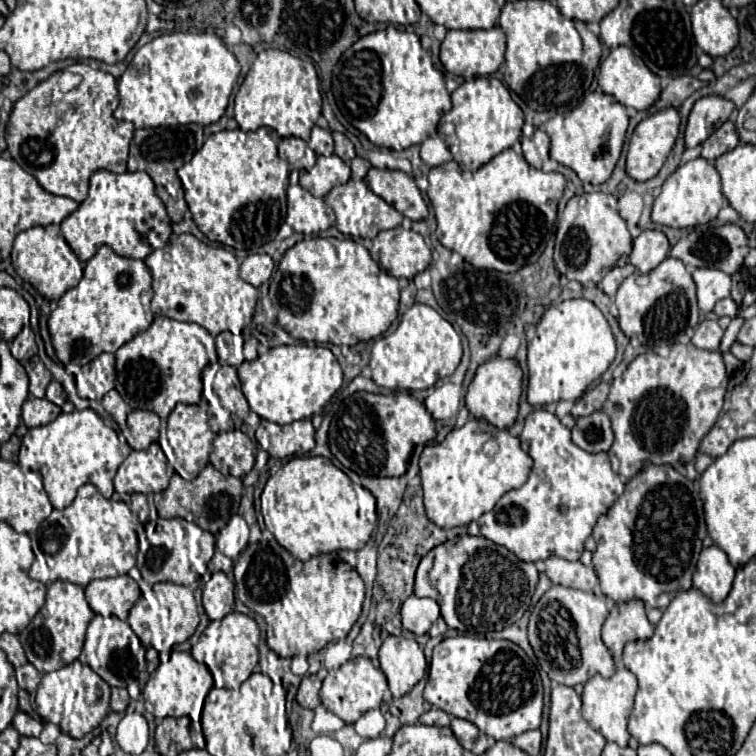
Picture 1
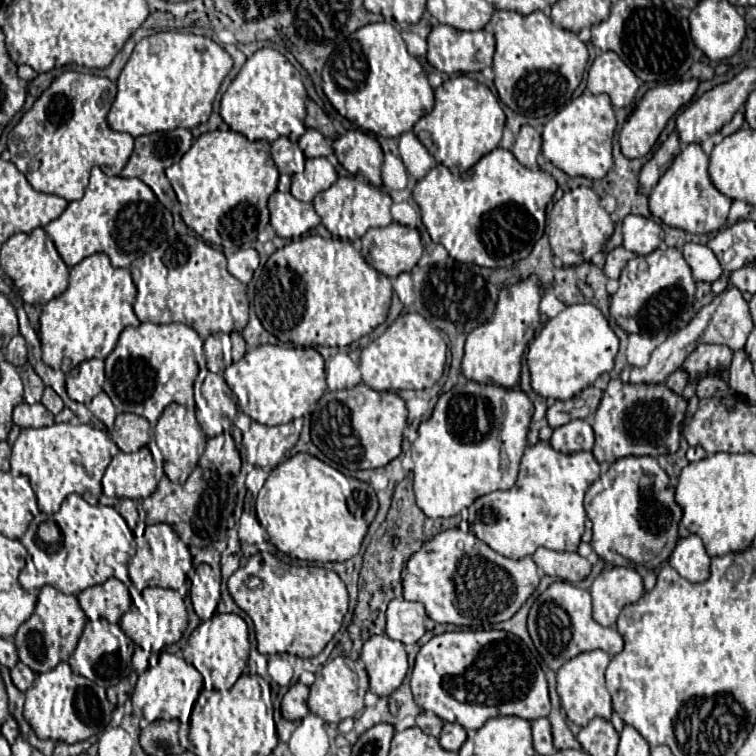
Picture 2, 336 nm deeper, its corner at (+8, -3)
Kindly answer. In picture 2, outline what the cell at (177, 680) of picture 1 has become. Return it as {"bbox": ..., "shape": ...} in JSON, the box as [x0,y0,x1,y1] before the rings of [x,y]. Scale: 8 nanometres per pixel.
{"bbox":[132,651,202,748],"shape":[[[162,651],[159,655],[158,665],[146,669],[138,677],[136,689],[132,693],[132,705],[134,705],[134,709],[142,711],[142,717],[146,721],[156,721],[156,719],[172,719],[164,721],[174,721],[176,719],[176,723],[178,723],[176,735],[184,748],[188,746],[188,740],[183,736],[189,738],[190,711],[194,709],[194,701],[200,695],[200,689],[202,689],[202,675],[196,671],[196,667],[186,663],[180,655],[172,655],[172,653]]]}

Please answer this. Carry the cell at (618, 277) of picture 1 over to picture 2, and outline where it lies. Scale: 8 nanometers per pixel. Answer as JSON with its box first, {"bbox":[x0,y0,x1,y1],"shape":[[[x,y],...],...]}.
{"bbox":[604,247,634,279],"shape":[[[616,247],[606,255],[606,265],[604,265],[604,273],[610,279],[618,279],[620,271],[624,269],[624,265],[634,257],[632,251],[624,249],[624,247]]]}

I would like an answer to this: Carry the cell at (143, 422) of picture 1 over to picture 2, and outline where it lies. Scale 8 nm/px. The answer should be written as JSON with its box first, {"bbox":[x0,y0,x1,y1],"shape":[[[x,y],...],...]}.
{"bbox":[112,413,150,453],"shape":[[[120,413],[116,417],[116,427],[112,431],[112,441],[124,453],[138,451],[140,447],[150,443],[150,423],[140,415]]]}

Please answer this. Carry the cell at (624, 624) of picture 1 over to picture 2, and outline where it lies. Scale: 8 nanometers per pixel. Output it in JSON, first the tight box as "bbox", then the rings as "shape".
{"bbox":[592,567,644,627],"shape":[[[606,567],[592,583],[594,619],[604,627],[616,625],[620,607],[634,603],[644,593],[642,577],[634,567]]]}

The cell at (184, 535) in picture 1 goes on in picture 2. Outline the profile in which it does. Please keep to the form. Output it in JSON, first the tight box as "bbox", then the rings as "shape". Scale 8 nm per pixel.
{"bbox":[128,523,192,591],"shape":[[[166,523],[148,525],[142,533],[142,537],[136,539],[136,555],[128,563],[130,581],[138,591],[146,587],[170,587],[178,589],[186,583],[186,573],[192,569],[192,555],[188,547],[180,541],[180,537],[174,533],[174,529]]]}

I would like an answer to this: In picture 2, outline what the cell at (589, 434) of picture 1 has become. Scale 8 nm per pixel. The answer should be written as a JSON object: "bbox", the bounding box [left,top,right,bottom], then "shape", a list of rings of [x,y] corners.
{"bbox":[550,419,594,453],"shape":[[[574,419],[558,429],[554,429],[550,437],[550,445],[560,453],[578,453],[578,451],[592,451],[594,445],[594,431],[588,421]]]}

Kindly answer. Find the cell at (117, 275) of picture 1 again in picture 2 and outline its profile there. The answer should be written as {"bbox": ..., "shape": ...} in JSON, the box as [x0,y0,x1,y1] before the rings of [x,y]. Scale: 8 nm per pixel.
{"bbox":[40,253,138,371],"shape":[[[94,253],[70,269],[68,289],[52,299],[40,315],[42,361],[52,369],[70,371],[84,359],[106,359],[124,327],[138,327],[132,311],[136,285],[128,269],[114,269],[104,253]]]}

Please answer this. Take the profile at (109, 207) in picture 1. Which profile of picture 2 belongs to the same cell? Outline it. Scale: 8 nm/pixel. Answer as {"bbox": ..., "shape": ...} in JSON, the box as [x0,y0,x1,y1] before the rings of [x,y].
{"bbox":[44,167,174,267],"shape":[[[98,167],[92,169],[84,197],[70,201],[64,213],[50,221],[44,231],[48,231],[68,267],[74,267],[92,253],[106,253],[112,267],[128,267],[134,259],[154,251],[160,243],[174,235],[172,213],[156,199],[146,183],[140,179],[106,177]]]}

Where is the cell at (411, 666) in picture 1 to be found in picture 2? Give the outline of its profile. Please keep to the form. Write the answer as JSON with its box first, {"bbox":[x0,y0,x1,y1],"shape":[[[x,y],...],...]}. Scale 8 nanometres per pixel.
{"bbox":[360,633,408,697],"shape":[[[386,633],[372,635],[364,643],[360,659],[364,661],[370,677],[370,691],[378,697],[388,697],[394,693],[408,671],[404,645],[390,639]]]}

